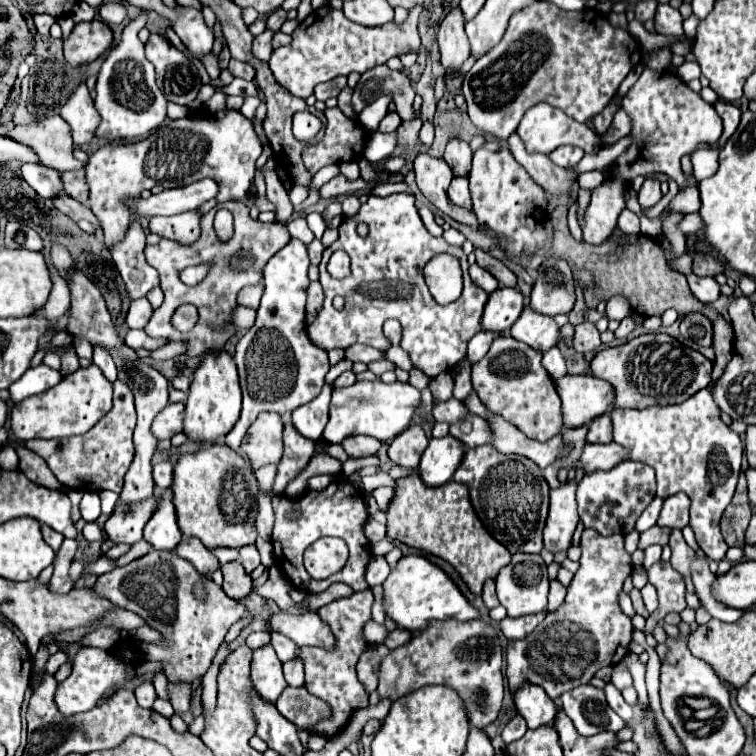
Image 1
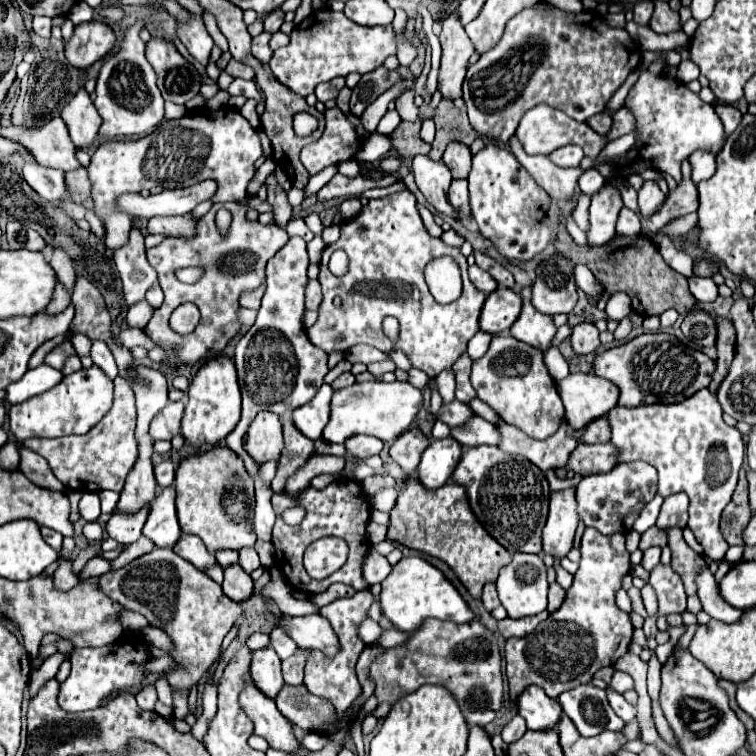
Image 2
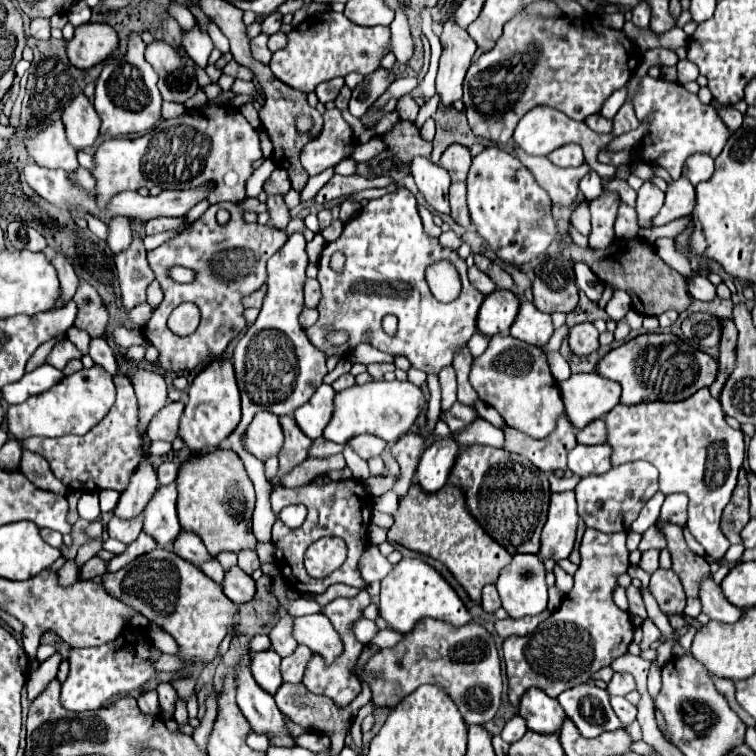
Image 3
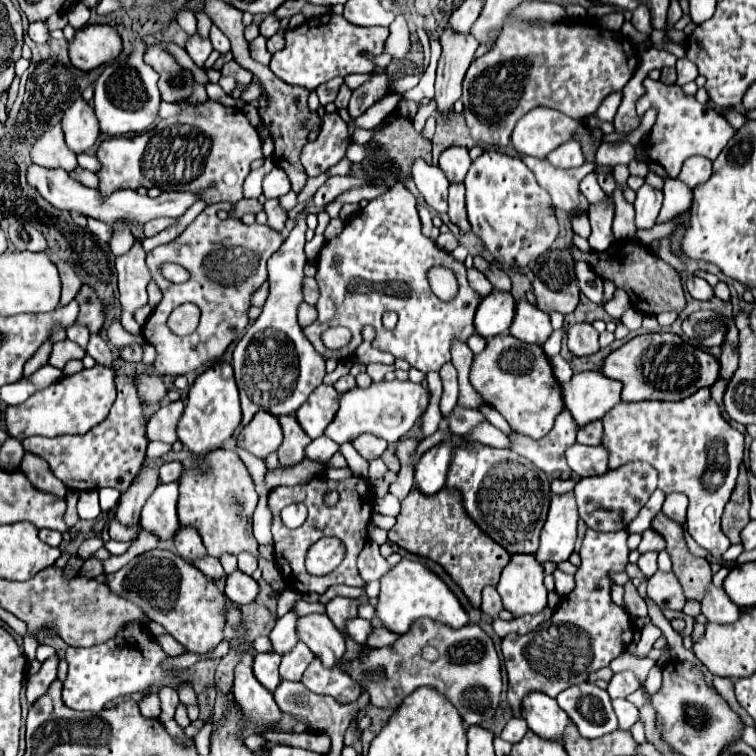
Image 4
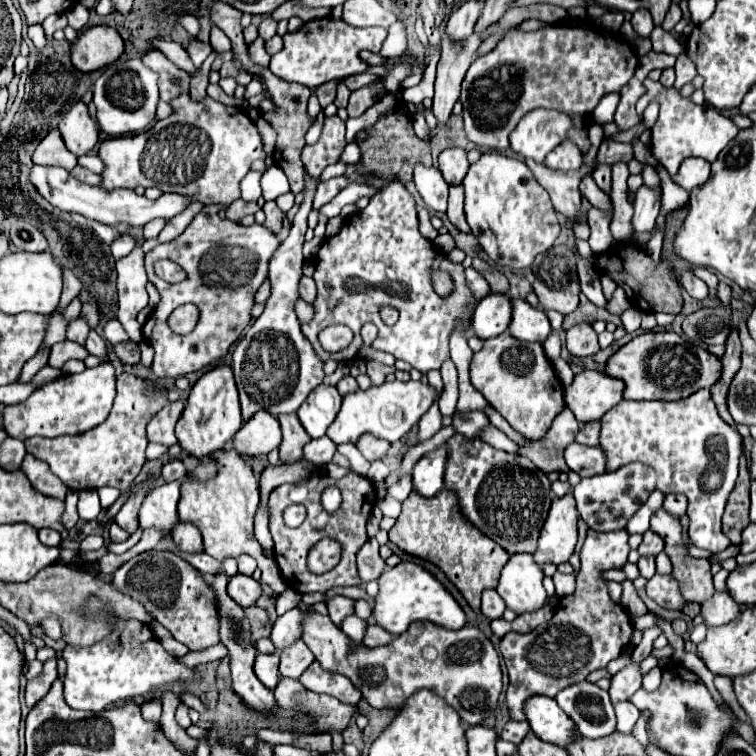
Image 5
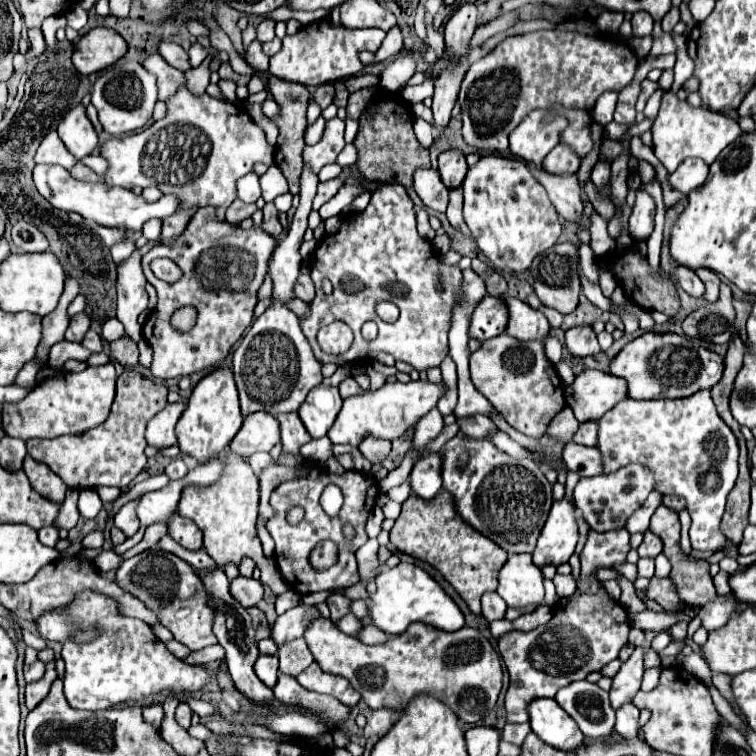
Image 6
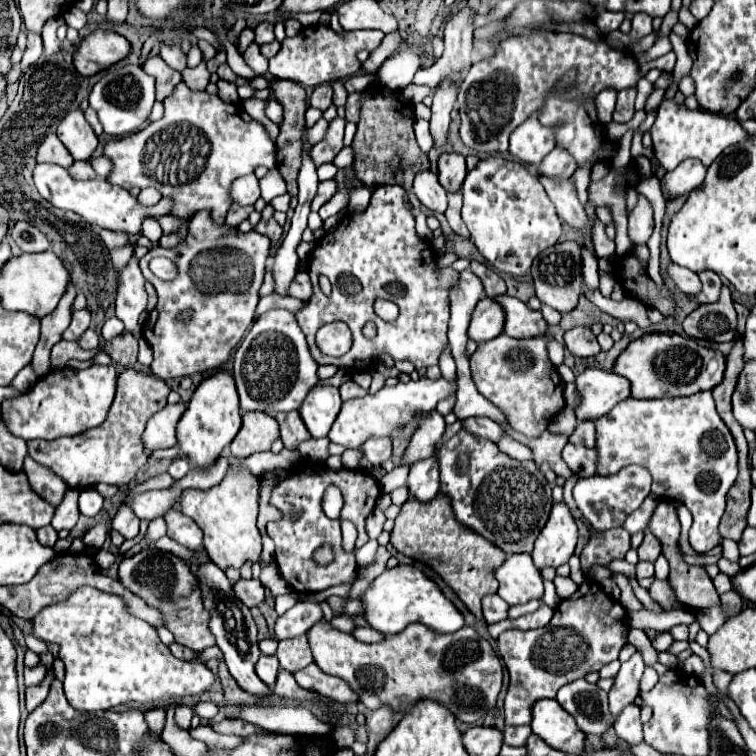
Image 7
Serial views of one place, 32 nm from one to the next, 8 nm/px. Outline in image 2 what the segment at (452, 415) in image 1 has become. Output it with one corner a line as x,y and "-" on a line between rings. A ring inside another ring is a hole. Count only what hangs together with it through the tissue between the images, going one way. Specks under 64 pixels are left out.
454,400
448,406
442,406
438,412
438,420
446,422
450,428
460,428
462,424
466,424
472,418
472,410
468,404
460,404
458,400

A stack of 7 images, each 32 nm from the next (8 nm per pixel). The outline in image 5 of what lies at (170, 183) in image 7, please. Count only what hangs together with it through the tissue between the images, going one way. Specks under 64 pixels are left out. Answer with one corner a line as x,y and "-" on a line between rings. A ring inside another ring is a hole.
188,92
184,96
176,96
176,100
170,100
170,106
174,108
172,114
164,120
158,120
150,130
144,130
134,136
122,136
122,138
110,138
100,144
98,156
104,160
106,168
102,172
102,186
104,188
134,188
134,186
156,186
158,178
146,172
162,172
162,192
176,192
182,196
194,198
194,202
200,204
230,205
238,196
240,188
238,182
250,172
250,166
254,160
266,160
264,152
264,140
256,124
250,120
250,116
236,108
226,106
222,102
212,100
206,96
204,100
192,100

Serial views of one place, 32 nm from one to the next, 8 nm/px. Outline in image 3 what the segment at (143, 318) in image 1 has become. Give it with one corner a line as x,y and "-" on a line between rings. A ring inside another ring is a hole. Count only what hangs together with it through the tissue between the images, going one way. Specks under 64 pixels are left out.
142,304
142,306
136,306
134,308
134,312
130,312
130,318
132,318
132,322
136,322
140,328
150,320
150,316
152,316
152,308
148,306
148,304

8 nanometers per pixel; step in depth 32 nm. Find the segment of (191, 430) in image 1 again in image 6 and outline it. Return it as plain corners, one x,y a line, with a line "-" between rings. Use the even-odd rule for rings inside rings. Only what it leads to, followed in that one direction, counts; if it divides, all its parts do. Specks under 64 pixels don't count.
218,368
218,370
210,372
206,378
202,378
196,384
196,388
192,390
186,410
176,424
178,446
188,456
192,456
198,464
204,464
210,458
218,456
226,448
226,444
232,442
232,438
236,436
240,426
242,426
242,414
240,414
238,392
236,392
232,370

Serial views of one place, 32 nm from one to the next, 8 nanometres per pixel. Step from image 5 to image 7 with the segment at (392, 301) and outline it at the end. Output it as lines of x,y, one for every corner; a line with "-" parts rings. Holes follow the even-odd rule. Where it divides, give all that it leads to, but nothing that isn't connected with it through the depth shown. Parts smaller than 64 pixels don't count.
378,186
372,196
374,198
366,212
344,214
340,224
316,242
308,264
314,294
304,308
296,312
296,320
308,340
316,364
334,364
338,368
366,372
378,362
380,354
390,354
394,360
410,360
416,368
428,368
438,364
438,356
448,342
448,286
458,278
458,272
450,268
436,268
436,256
430,242
422,240
414,230
414,216
410,212
410,204
404,202
402,186
-
320,274
330,278
330,294
320,290
-
376,298
398,304
400,314
394,322
384,322
374,314
-
334,320
346,322
354,336
350,352
340,358
324,356
314,342
316,330
-
366,322
376,324
378,332
374,338
366,338
362,334

